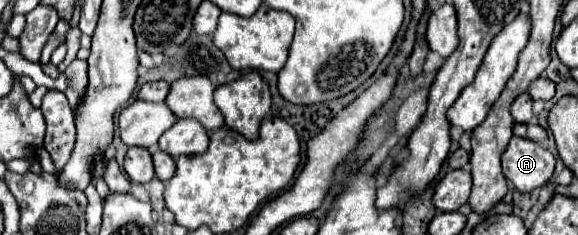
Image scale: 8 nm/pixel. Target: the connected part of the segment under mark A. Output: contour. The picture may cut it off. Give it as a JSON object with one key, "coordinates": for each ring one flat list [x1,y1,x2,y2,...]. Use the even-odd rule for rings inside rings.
{"coordinates":[[511,137,503,157,503,175,519,191,529,193,545,185,555,171,555,157,541,143,523,137]]}

